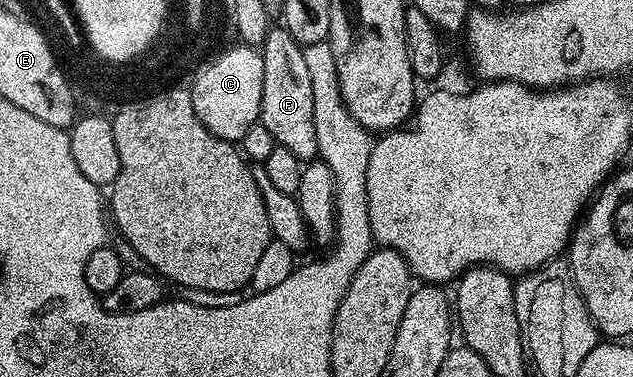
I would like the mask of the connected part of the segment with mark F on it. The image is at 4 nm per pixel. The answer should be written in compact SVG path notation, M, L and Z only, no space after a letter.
M275 24L268 29L261 53L265 64L265 80L259 121L269 128L269 136L273 136L277 146L289 148L293 156L306 164L318 155L319 149L317 128L313 128L313 84L309 84L303 47L293 40L283 25Z

